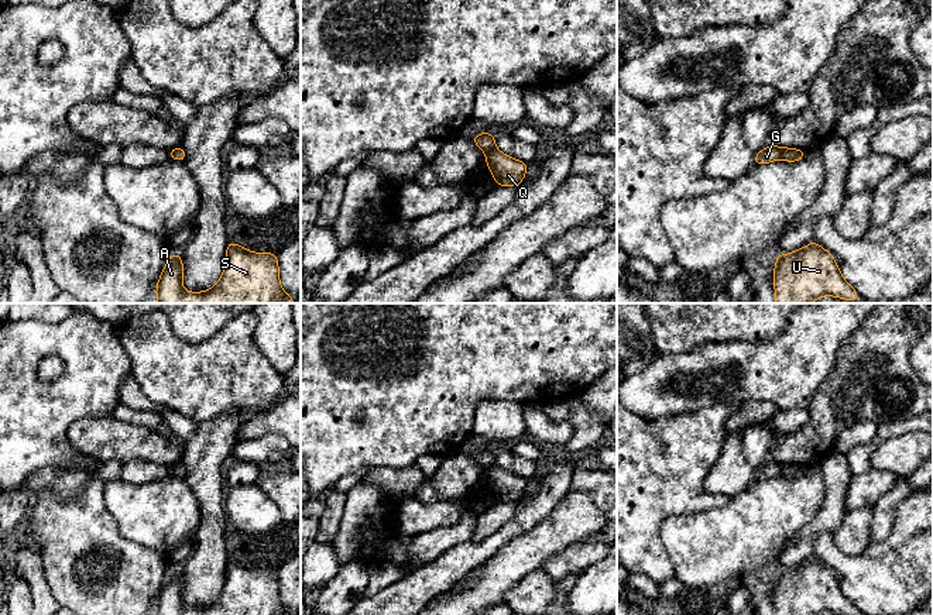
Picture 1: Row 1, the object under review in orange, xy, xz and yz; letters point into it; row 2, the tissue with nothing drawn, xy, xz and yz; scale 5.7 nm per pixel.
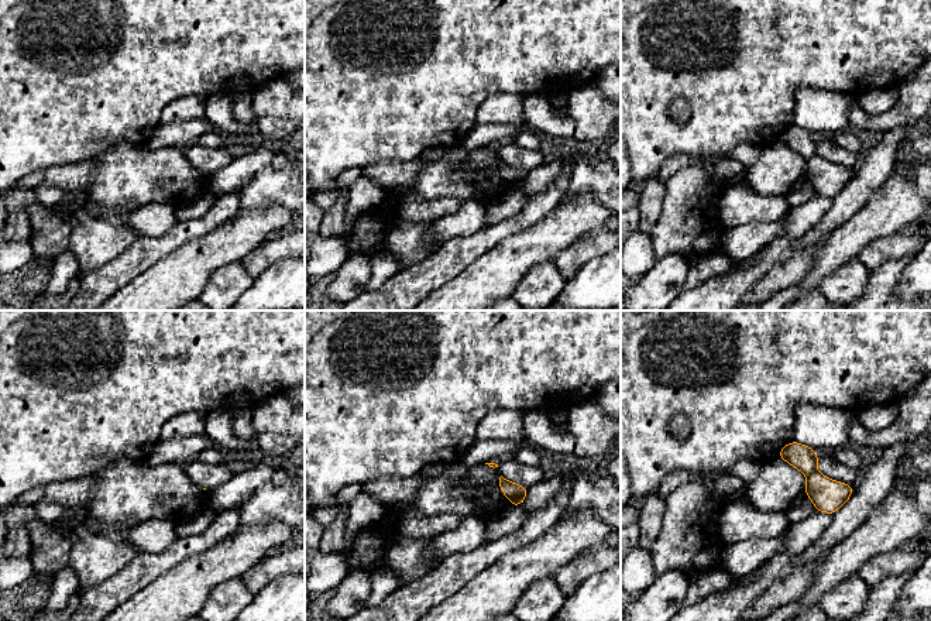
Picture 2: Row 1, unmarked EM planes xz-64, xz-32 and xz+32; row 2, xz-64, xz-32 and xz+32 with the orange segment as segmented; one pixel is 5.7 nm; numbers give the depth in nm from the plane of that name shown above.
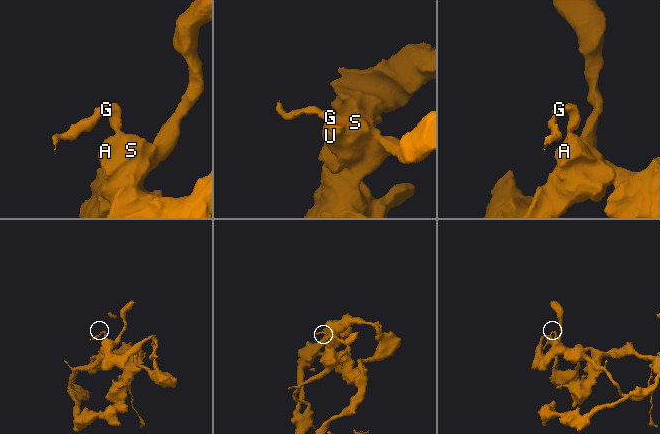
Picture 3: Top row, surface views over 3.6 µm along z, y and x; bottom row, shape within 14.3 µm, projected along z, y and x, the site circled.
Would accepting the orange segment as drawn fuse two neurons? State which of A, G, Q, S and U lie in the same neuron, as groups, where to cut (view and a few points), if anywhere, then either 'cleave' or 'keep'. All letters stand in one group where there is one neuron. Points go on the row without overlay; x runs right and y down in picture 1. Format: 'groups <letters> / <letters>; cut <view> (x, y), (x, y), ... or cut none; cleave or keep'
groups A Q S U / G; cut yz (779, 464), (781, 474); cleave

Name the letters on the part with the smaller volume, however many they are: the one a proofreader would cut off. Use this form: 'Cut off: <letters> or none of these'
Cut off: G

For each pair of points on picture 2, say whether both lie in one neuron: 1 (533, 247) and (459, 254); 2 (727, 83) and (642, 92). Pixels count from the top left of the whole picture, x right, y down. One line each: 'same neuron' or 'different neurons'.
1: different neurons
2: same neuron

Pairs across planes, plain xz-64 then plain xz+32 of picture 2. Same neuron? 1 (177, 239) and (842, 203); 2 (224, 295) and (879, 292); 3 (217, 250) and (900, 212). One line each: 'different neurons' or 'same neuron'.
1: same neuron
2: different neurons
3: same neuron

